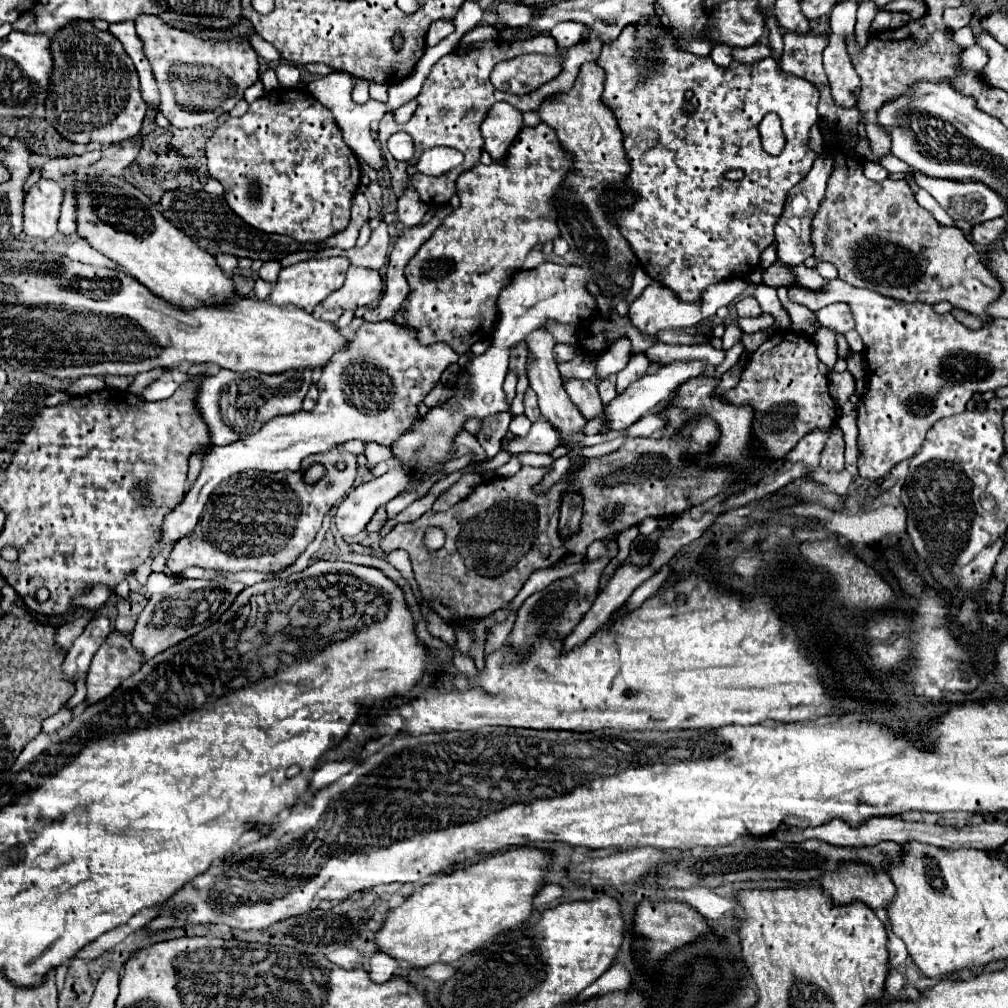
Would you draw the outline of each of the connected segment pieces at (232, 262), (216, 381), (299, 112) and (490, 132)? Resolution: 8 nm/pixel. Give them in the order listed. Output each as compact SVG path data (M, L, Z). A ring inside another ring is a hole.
M217 254L217 256L215 256L215 262L217 262L219 268L223 268L225 274L229 274L231 270L237 268L237 258L231 256L231 254Z
M305 368L301 372L281 372L281 374L261 374L261 372L229 372L221 370L215 376L201 376L201 384L197 390L199 412L209 422L211 442L217 446L229 444L233 440L241 440L257 432L265 422L281 414L293 414L301 410L301 402L313 384L313 370ZM217 420L225 422L225 426L217 426Z
M277 88L265 96L261 96L259 100L249 104L249 110L241 116L241 118L229 118L225 124L221 124L213 136L207 140L207 168L209 168L209 176L219 180L223 186L223 196L229 204L229 208L249 226L267 232L267 234L287 234L291 238L295 238L297 242L321 242L337 232L343 232L349 224L349 208L351 208L351 200L359 188L359 180L361 180L361 164L357 160L357 156L353 156L351 148L345 146L341 130L337 128L333 114L315 98L309 96L309 92L305 90L297 90L297 88Z
M495 104L489 110L489 116L481 124L481 132L485 138L485 150L491 154L495 162L503 160L509 152L509 146L517 138L523 128L523 116L511 104Z

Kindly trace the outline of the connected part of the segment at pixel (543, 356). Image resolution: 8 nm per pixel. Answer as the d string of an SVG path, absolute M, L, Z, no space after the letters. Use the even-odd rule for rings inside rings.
M539 328L535 332L531 332L527 338L525 338L525 344L527 344L527 350L529 350L529 356L533 358L533 362L527 362L525 368L527 368L527 380L529 380L529 386L535 390L537 398L539 398L539 410L541 414L563 434L563 436L569 436L567 444L577 444L583 436L581 436L581 424L585 424L585 418L581 416L579 408L569 400L565 388L563 388L563 382L561 382L561 376L559 376L559 370L557 370L557 364L555 364L555 356L553 356L553 346L555 346L555 338L545 330L545 328Z

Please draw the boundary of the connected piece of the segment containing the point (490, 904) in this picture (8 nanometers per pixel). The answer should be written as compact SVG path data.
M513 848L425 884L401 906L387 912L383 926L375 934L377 950L399 962L407 962L411 968L459 960L499 932L531 916L531 900L543 884L547 864L549 854L543 850Z

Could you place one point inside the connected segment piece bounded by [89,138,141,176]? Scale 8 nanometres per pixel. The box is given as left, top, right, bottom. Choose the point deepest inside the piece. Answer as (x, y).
(116, 158)

